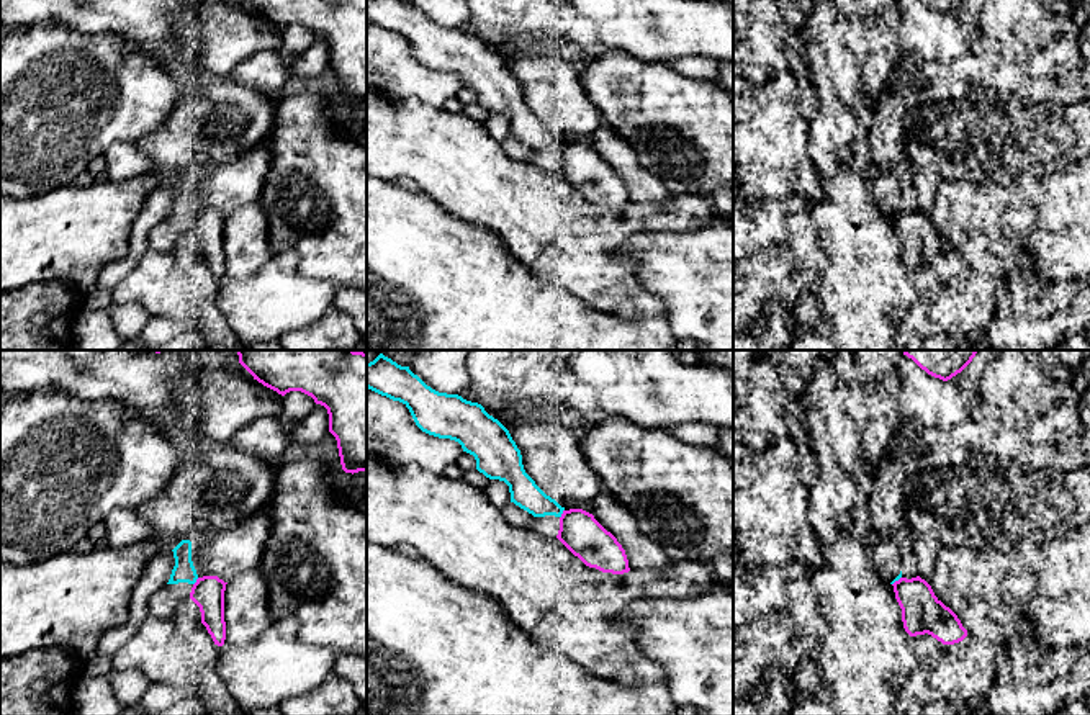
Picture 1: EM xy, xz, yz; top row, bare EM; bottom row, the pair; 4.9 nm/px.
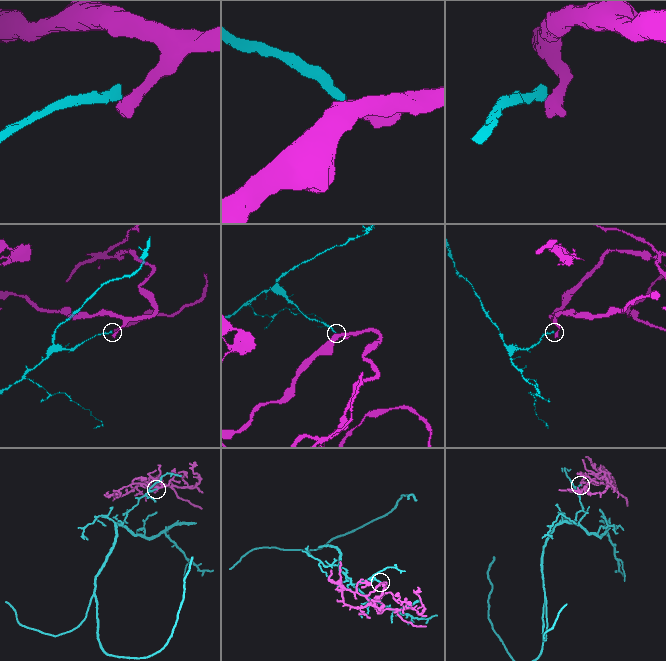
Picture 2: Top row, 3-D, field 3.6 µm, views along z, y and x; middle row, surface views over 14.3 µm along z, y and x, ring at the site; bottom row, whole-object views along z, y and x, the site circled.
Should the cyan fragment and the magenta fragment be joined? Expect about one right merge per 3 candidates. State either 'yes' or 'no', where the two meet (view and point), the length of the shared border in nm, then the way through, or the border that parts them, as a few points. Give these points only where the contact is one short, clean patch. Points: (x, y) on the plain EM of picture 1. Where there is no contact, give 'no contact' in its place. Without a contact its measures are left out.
no; contact xz (562, 146); length 50 nm

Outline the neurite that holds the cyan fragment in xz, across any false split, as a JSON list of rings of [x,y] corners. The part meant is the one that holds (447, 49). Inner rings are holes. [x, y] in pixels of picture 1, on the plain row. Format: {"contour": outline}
{"contour": [[[367,0],[367,21],[403,36],[416,59],[434,70],[450,72],[462,79],[463,85],[476,93],[476,103],[489,113],[504,115],[509,119],[511,136],[527,144],[534,151],[561,151],[565,141],[547,129],[525,106],[522,88],[509,64],[478,36],[463,33],[458,28],[439,26],[427,20],[409,0]]]}

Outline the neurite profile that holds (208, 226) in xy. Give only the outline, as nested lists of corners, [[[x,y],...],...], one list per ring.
[[[218,209],[198,211],[191,221],[190,232],[200,241],[201,257],[206,260],[214,278],[223,280],[226,273],[224,224],[226,218]]]

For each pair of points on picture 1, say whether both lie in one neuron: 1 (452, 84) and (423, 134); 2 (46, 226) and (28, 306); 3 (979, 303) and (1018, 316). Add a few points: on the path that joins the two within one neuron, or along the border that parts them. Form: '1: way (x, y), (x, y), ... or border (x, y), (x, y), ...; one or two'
1: border (401, 100), (411, 105), (442, 108); two
2: border (58, 277), (31, 282), (17, 290); two
3: border (994, 298), (994, 313), (979, 329); two

